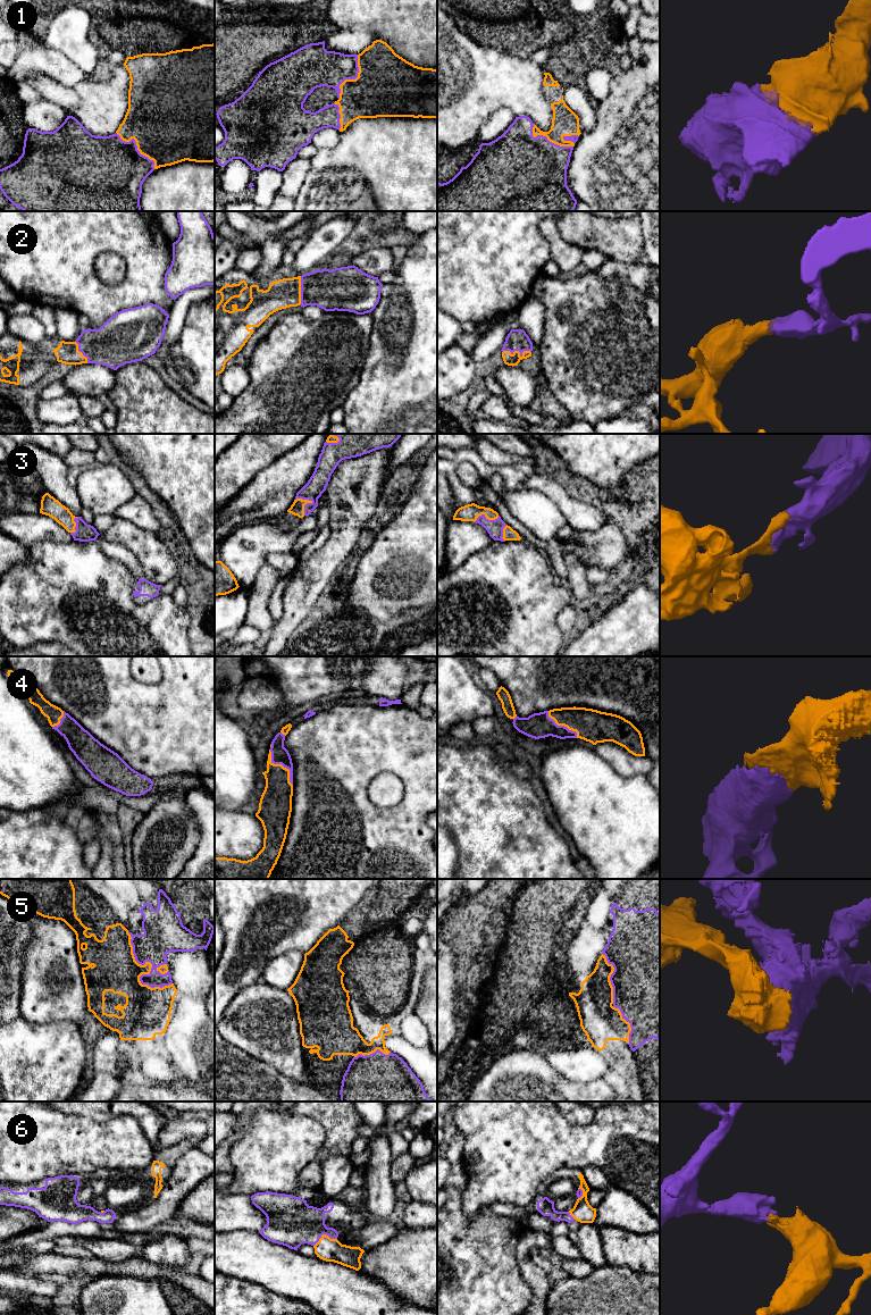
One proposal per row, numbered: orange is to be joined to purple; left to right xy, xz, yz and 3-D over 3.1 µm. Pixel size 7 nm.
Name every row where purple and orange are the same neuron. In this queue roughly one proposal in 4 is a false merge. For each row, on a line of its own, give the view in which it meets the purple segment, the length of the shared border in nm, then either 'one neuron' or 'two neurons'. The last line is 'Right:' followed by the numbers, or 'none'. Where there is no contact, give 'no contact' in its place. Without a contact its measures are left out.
1: meets purple in xy; contact 380 nm long; one neuron
2: meets purple in yz; contact 200 nm long; one neuron
3: meets purple in xz; contact 140 nm long; one neuron
4: meets purple in xz; contact 300 nm long; one neuron
5: meets purple in xy; contact 500 nm long; two neurons
6: meets purple in xz; contact 180 nm long; one neuron
Right: 1, 2, 3, 4, 6

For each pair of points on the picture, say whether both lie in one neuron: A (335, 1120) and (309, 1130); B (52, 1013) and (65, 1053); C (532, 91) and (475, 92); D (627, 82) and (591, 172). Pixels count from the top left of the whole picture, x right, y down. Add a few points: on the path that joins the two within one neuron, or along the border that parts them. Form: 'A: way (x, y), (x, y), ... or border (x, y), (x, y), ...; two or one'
A: border (296, 1114), (323, 1127), (319, 1150); two
B: border (27, 1021), (56, 1022), (70, 1020), (78, 1024); two
C: way (518, 91), (488, 91); one
D: way (627, 105), (625, 137), (613, 149); one

